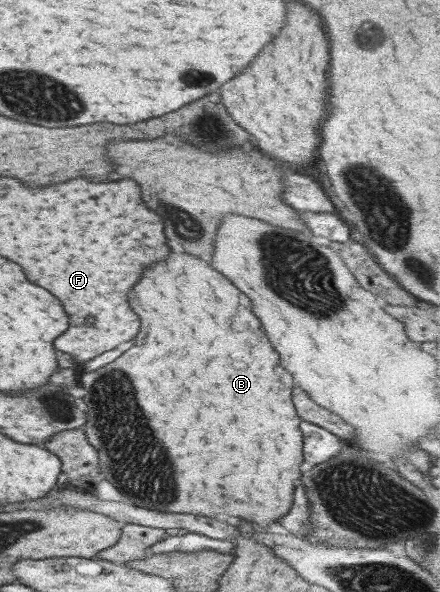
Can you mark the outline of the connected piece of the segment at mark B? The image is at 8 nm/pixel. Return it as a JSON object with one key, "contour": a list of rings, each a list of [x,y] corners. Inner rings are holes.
{"contour":[[[172,253],[166,261],[156,263],[144,271],[140,281],[130,289],[128,303],[130,303],[130,309],[140,317],[140,331],[134,337],[134,345],[128,351],[124,351],[124,355],[120,355],[118,359],[105,365],[106,371],[98,368],[90,373],[84,373],[80,377],[80,385],[78,385],[81,395],[78,394],[74,401],[75,405],[85,411],[86,423],[83,423],[82,430],[87,442],[96,450],[102,477],[120,491],[124,503],[145,507],[152,511],[190,513],[190,515],[212,517],[218,513],[228,513],[228,509],[226,509],[228,499],[236,499],[236,501],[248,503],[254,509],[250,513],[250,517],[242,515],[240,519],[260,525],[260,527],[264,527],[265,531],[268,525],[274,521],[258,521],[258,519],[284,517],[284,513],[288,513],[290,503],[292,503],[294,479],[298,479],[298,475],[300,475],[298,467],[303,459],[303,455],[300,453],[301,431],[298,431],[298,423],[301,421],[292,407],[292,401],[290,401],[290,387],[294,385],[292,377],[278,365],[278,355],[272,351],[264,331],[260,329],[260,321],[252,315],[248,297],[244,297],[244,293],[234,289],[228,279],[224,279],[220,273],[210,269],[202,259],[190,257],[186,253]],[[120,379],[122,379],[122,383],[128,383],[128,387],[136,387],[136,389],[120,389]]]}

